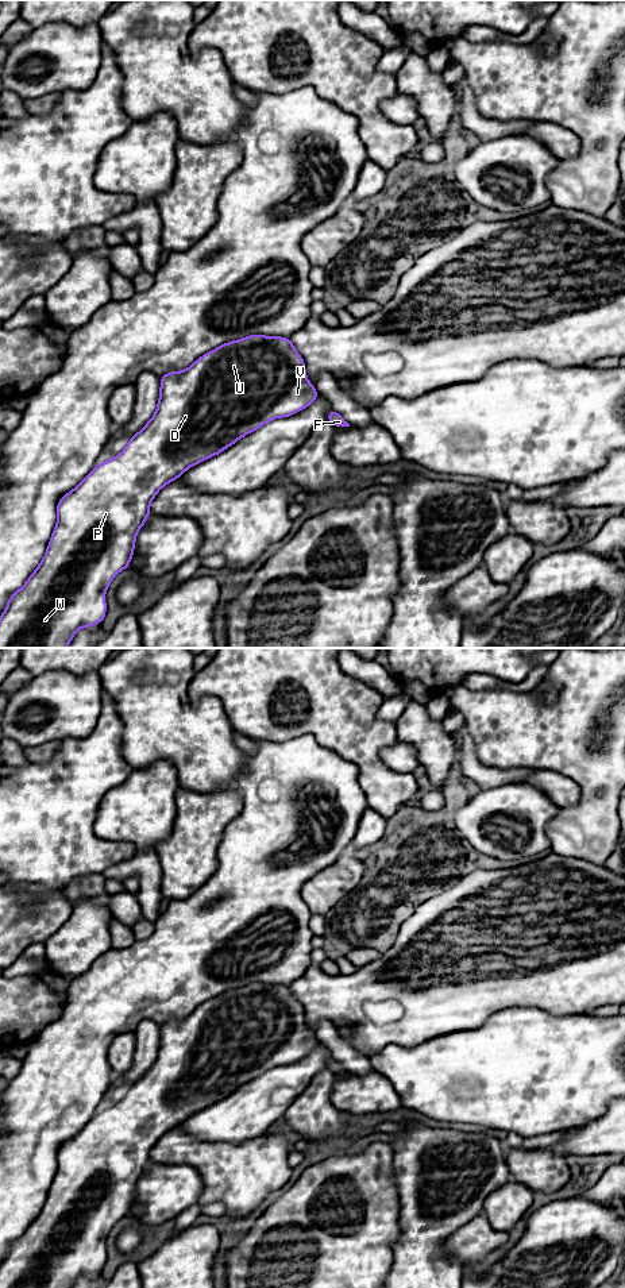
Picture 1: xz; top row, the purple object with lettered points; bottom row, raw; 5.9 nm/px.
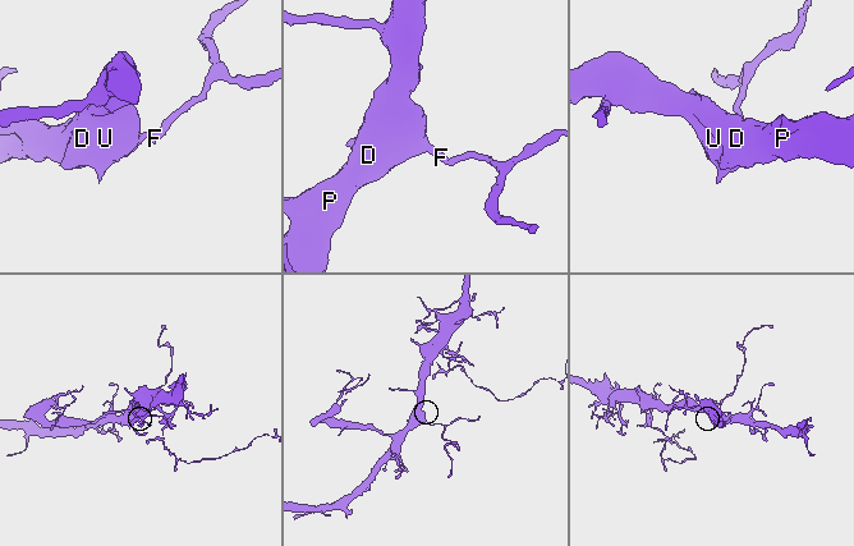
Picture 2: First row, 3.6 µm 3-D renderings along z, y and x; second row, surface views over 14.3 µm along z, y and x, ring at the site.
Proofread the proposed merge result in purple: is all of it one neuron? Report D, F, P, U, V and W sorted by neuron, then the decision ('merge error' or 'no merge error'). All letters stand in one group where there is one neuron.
groups D F P U V W; no merge error

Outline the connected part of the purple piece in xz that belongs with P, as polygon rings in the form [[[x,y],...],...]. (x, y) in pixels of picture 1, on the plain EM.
[[[250,983],[216,995],[182,1019],[161,1025],[154,1064],[115,1106],[96,1112],[78,1134],[57,1152],[57,1172],[46,1202],[26,1231],[16,1238],[0,1264],[0,1288],[72,1288],[81,1276],[101,1272],[105,1239],[112,1227],[130,1215],[136,1183],[150,1164],[150,1152],[167,1131],[192,1114],[221,1102],[229,1094],[274,1067],[290,1065],[320,1042],[306,1026],[305,1010],[289,986]]]

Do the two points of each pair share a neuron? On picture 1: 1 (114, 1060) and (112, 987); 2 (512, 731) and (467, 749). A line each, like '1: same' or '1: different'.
1: different
2: different

